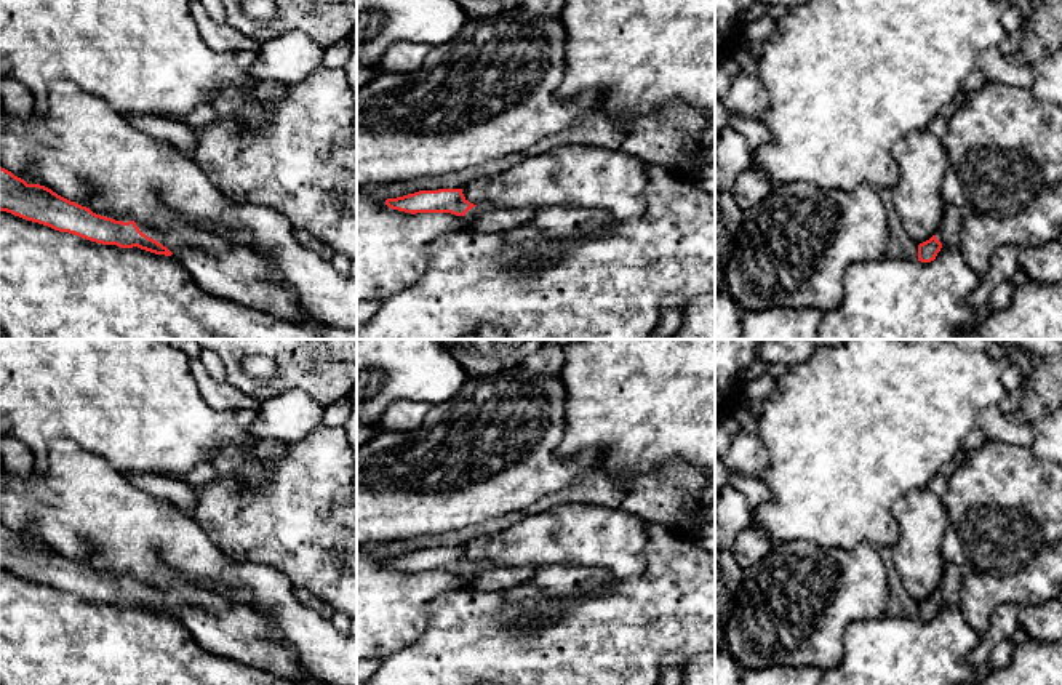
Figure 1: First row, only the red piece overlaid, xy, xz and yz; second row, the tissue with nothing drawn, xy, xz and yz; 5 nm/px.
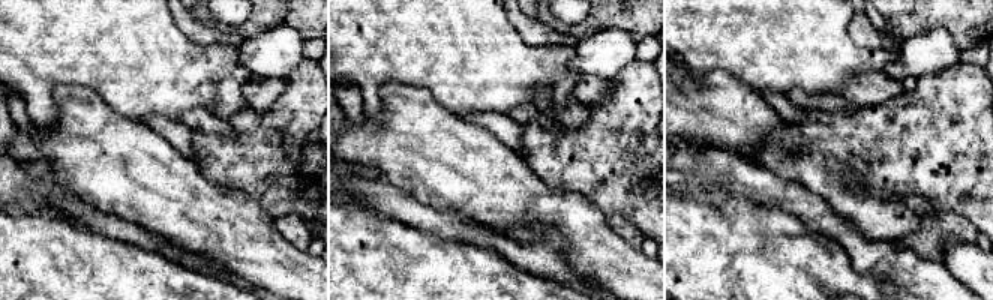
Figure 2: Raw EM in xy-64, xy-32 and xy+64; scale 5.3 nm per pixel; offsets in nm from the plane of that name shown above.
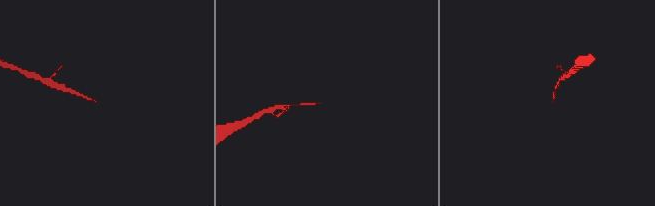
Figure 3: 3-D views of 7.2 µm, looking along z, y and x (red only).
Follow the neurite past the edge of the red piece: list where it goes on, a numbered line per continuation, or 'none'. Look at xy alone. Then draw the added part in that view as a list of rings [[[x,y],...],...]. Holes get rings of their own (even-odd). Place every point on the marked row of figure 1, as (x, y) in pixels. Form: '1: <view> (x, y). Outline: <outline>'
1: xy (235, 272). Outline: [[[139,222],[136,226],[166,246],[202,290],[302,325],[321,336],[321,323],[286,288],[269,278],[269,269],[248,245],[234,246],[206,230],[155,230]]]

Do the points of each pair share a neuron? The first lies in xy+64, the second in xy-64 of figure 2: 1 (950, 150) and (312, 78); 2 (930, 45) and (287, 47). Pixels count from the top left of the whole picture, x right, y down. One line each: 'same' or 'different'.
1: same
2: same

